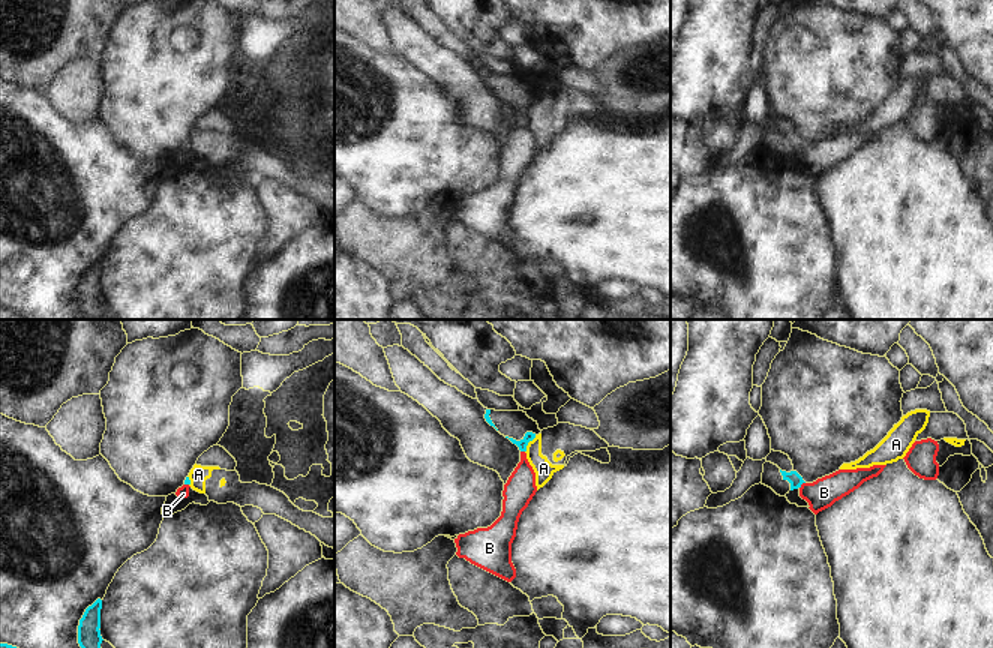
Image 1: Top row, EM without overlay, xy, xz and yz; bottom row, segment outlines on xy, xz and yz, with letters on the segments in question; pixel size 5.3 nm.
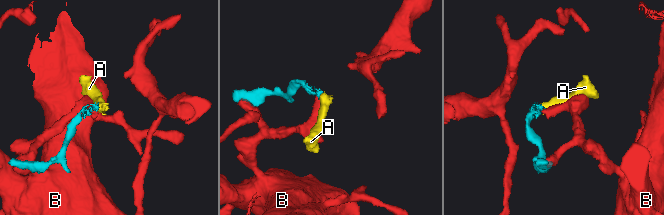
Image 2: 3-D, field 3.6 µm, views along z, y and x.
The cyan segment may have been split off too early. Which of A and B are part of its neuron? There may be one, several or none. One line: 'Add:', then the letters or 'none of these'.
Add: none of these

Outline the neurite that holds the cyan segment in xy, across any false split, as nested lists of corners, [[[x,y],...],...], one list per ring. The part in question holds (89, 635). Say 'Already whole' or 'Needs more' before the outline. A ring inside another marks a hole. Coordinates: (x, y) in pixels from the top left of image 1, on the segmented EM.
Already whole. [[[98,598],[92,606],[88,606],[80,620],[78,626],[78,644],[81,648],[100,648],[100,609],[102,600]]]

